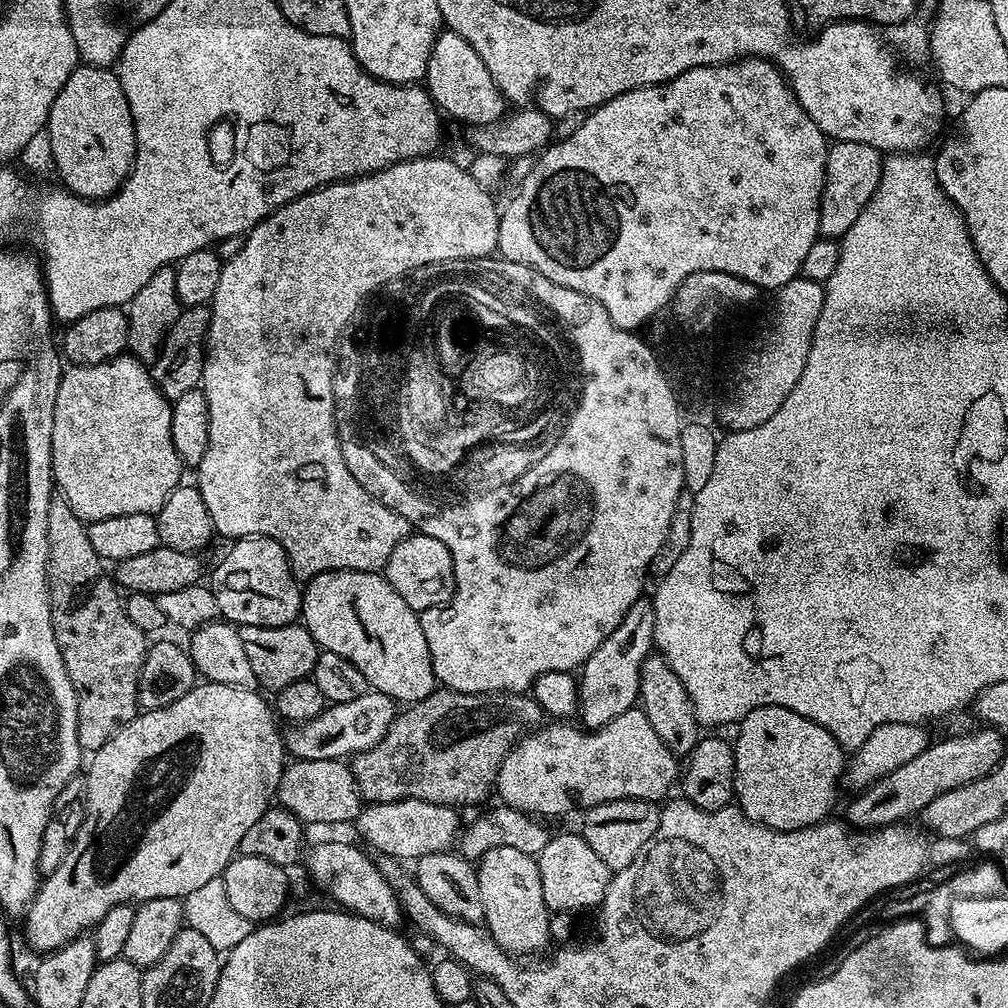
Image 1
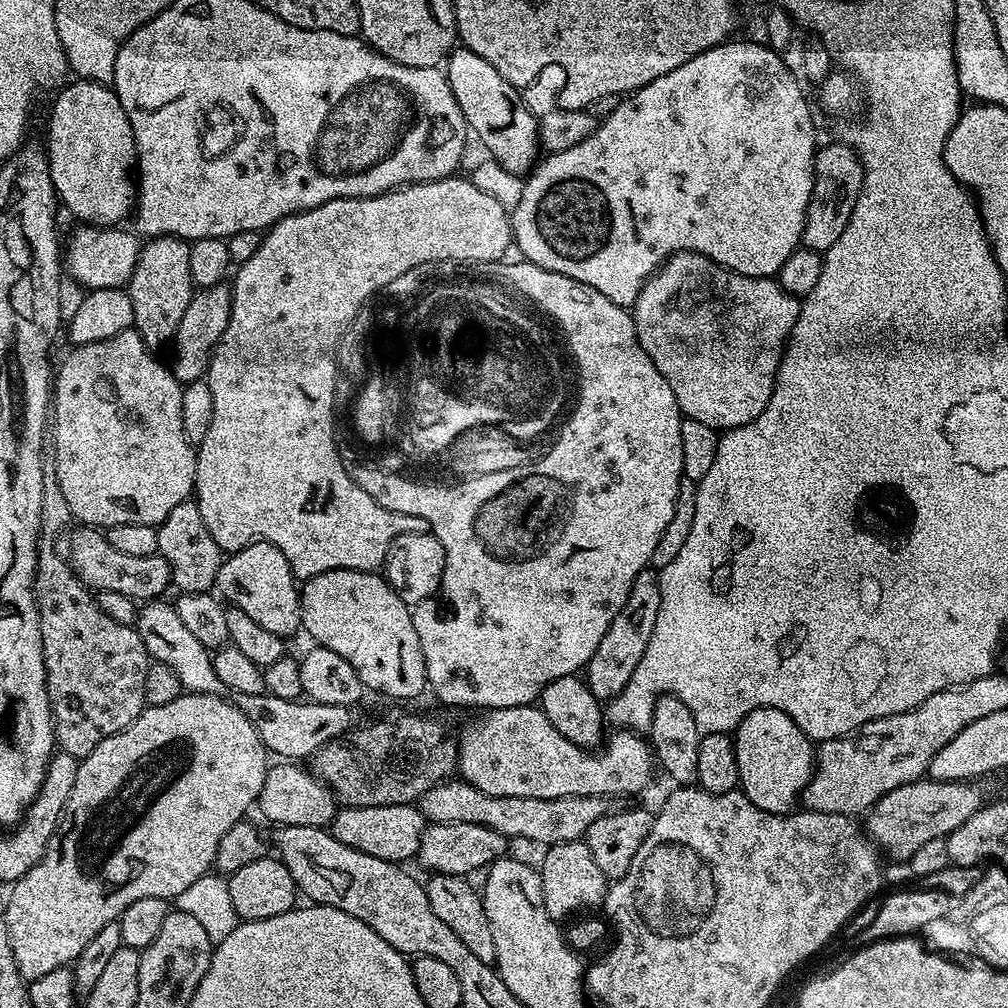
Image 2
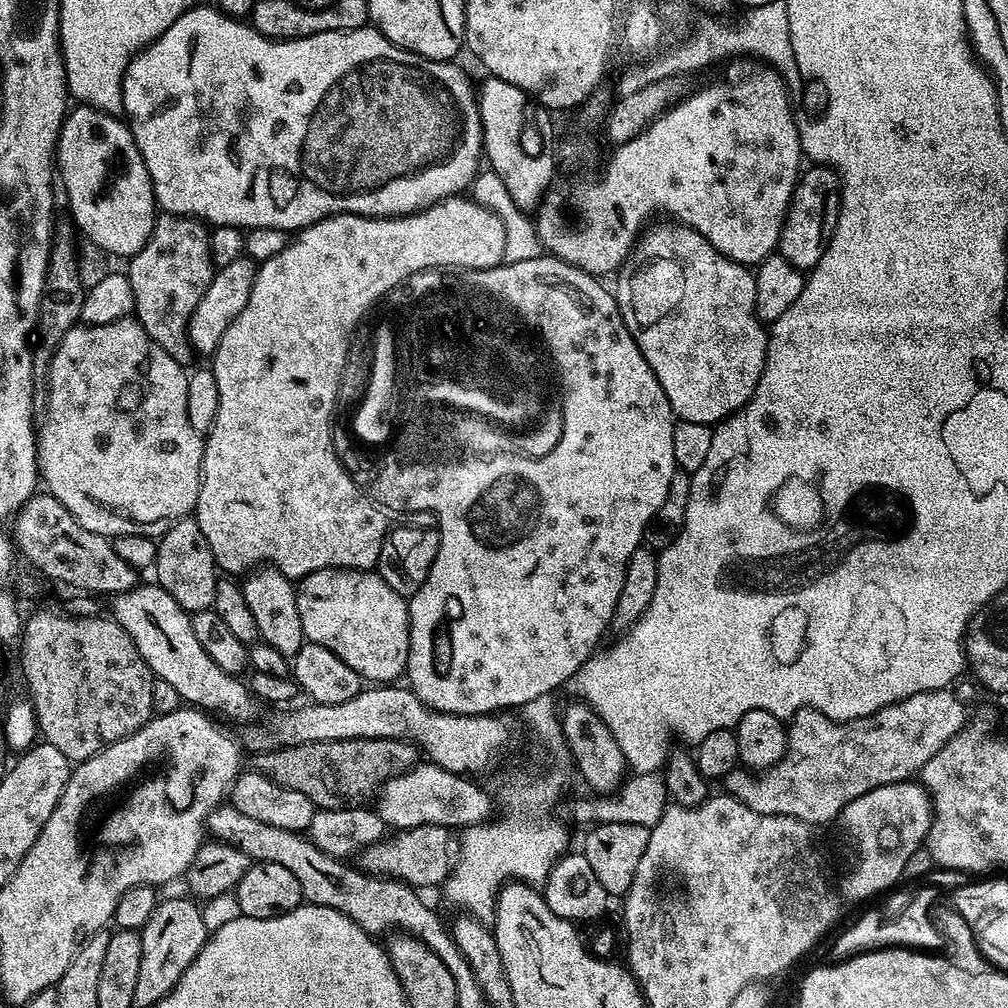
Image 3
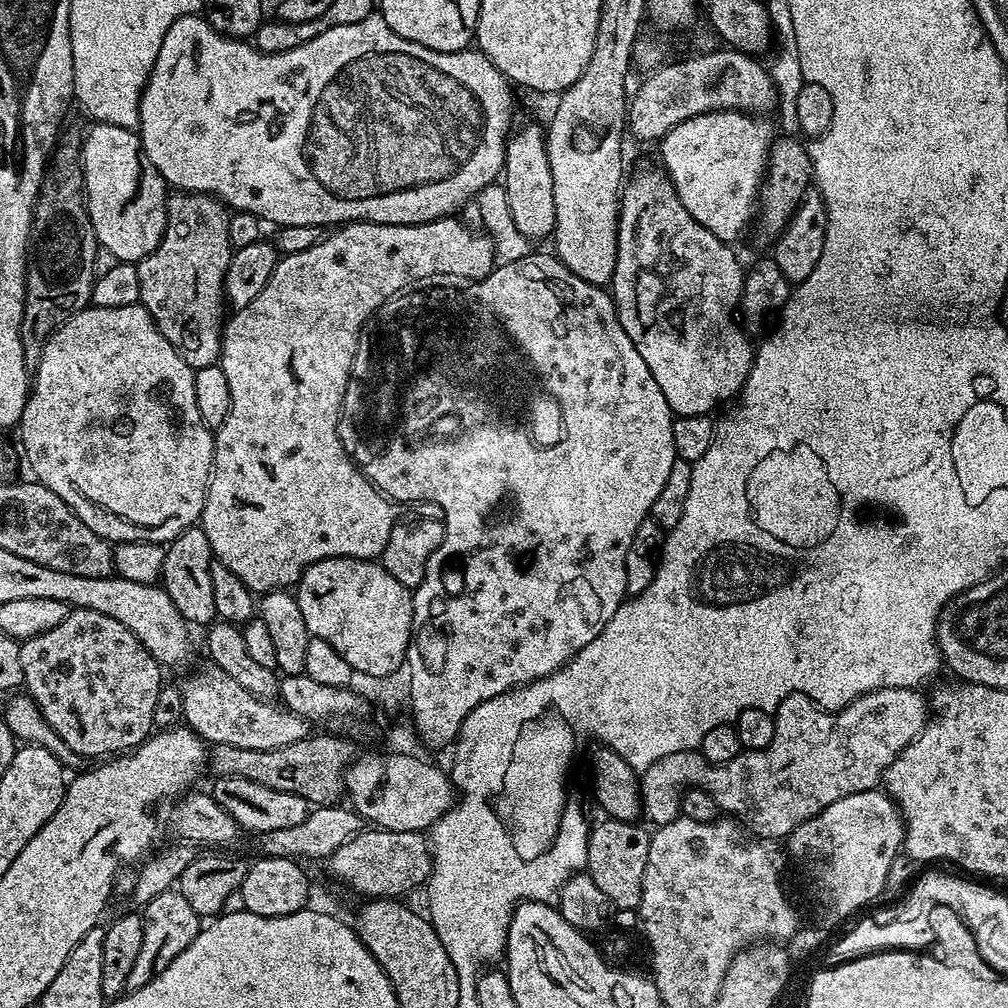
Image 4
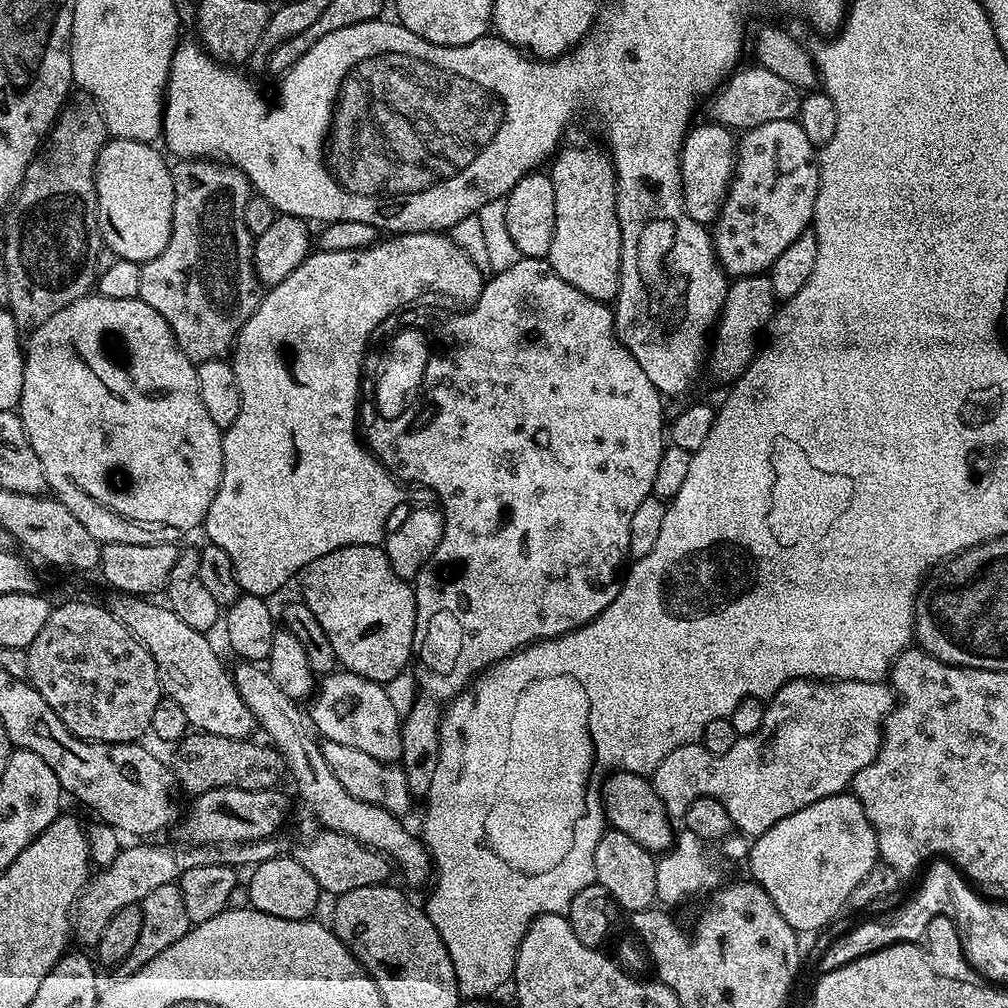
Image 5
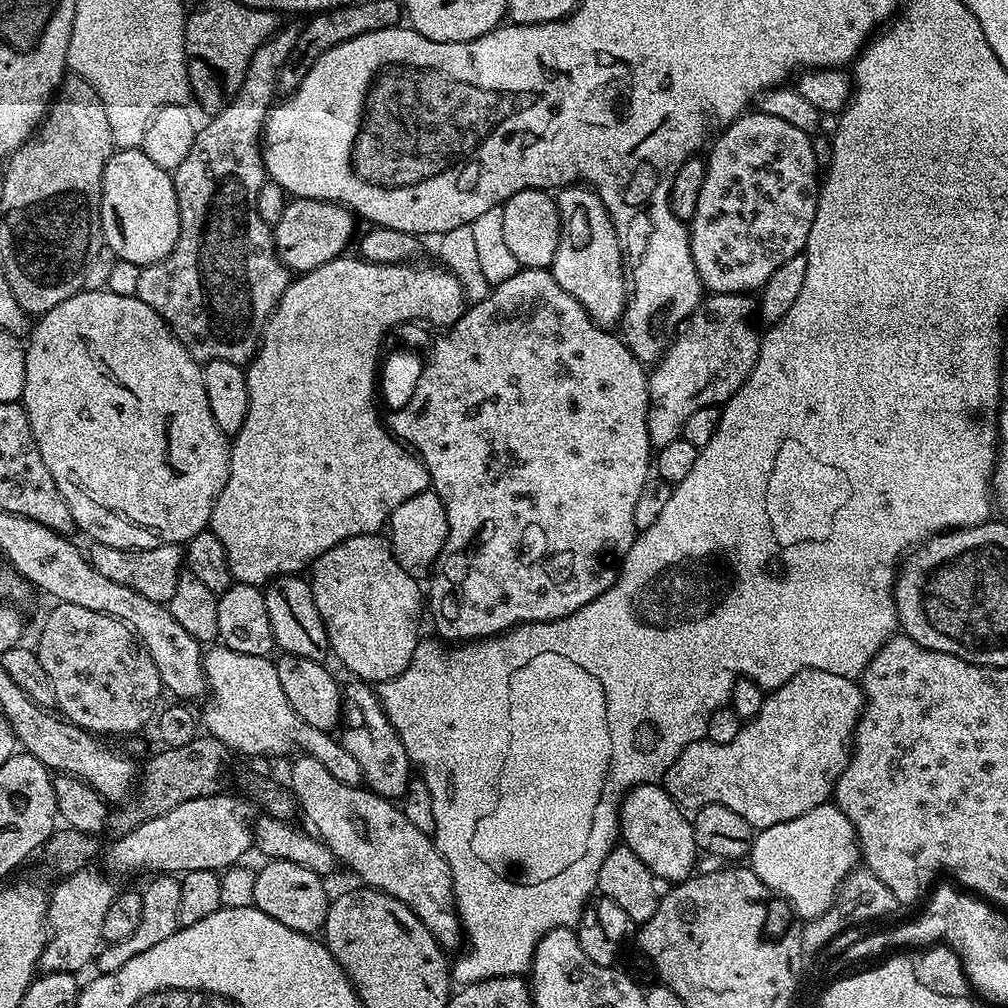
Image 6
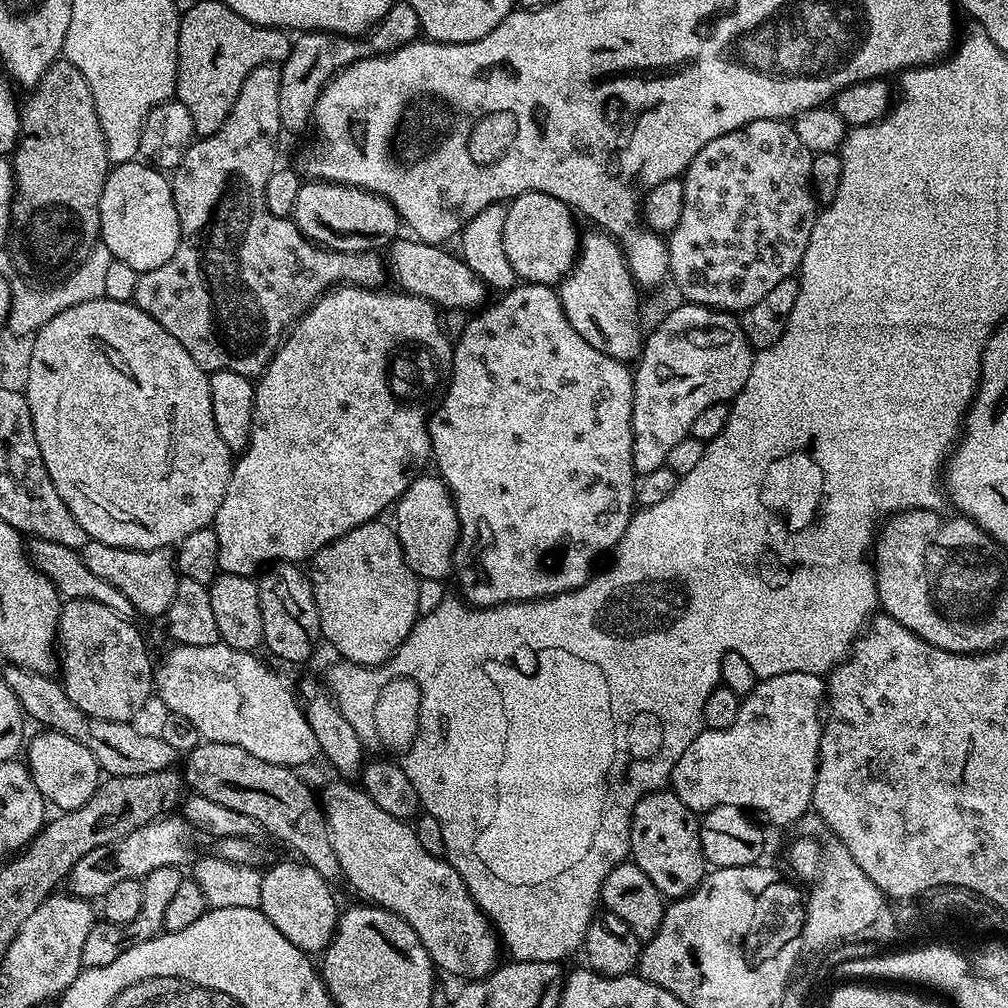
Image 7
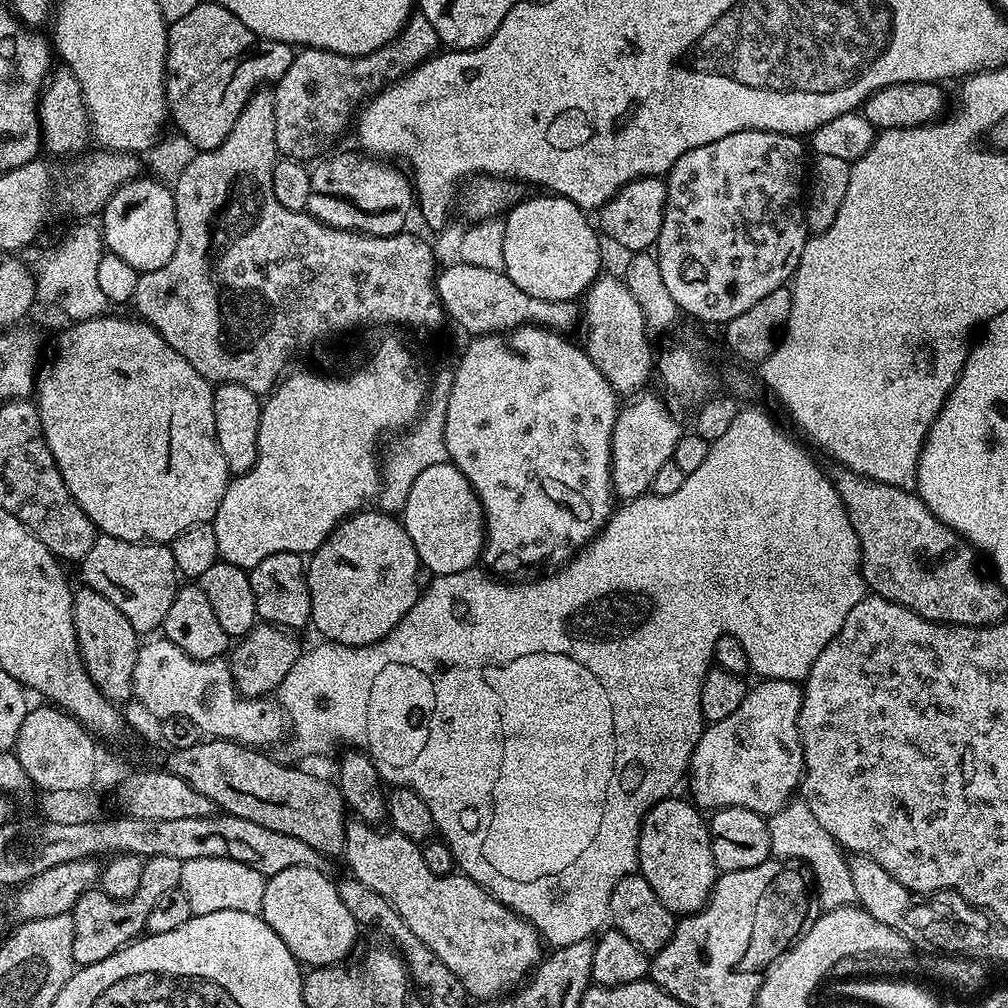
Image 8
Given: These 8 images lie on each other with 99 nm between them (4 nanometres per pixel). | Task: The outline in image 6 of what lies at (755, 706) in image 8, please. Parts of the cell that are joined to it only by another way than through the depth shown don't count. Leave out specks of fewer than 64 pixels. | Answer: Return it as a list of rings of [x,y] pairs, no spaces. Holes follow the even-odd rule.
[[[809,668],[802,670],[791,676],[782,686],[771,689],[765,695],[762,710],[758,710],[758,714],[754,719],[747,721],[741,727],[738,738],[734,738],[734,742],[715,744],[713,740],[705,738],[695,740],[693,744],[686,746],[682,750],[682,754],[678,754],[678,758],[674,758],[670,770],[666,770],[662,787],[668,791],[670,798],[674,798],[674,802],[685,810],[695,810],[702,806],[721,804],[730,810],[734,810],[734,814],[742,814],[742,818],[746,818],[746,822],[750,822],[753,830],[761,830],[772,827],[776,823],[786,822],[788,819],[798,818],[799,815],[810,811],[811,808],[818,807],[819,804],[829,803],[836,786],[836,779],[840,777],[842,770],[848,765],[848,758],[852,752],[852,738],[856,735],[856,724],[860,720],[860,713],[864,711],[864,706],[864,694],[861,685],[853,677],[830,674],[826,670],[810,670]]]

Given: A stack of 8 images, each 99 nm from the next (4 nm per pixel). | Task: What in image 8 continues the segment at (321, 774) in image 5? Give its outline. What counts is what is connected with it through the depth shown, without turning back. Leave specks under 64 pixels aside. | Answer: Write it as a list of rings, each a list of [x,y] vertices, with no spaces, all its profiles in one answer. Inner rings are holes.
[[[353,819],[344,830],[344,847],[342,856],[348,859],[348,868],[353,877],[362,882],[362,886],[370,886],[370,890],[382,894],[402,914],[406,926],[450,966],[450,970],[462,982],[465,993],[477,1002],[494,1000],[524,983],[532,975],[542,959],[542,941],[539,932],[528,920],[521,918],[517,912],[511,912],[501,900],[491,892],[478,886],[469,876],[453,874],[439,876],[426,866],[423,847],[417,841],[406,838],[395,830],[380,832],[379,827],[365,824],[364,821]]]

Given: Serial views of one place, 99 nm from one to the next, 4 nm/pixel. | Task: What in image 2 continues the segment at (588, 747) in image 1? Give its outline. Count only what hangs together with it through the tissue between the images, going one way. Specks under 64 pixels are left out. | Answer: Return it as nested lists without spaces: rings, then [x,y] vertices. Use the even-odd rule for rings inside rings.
[[[523,704],[522,706],[510,706],[509,708],[494,708],[483,713],[481,720],[476,720],[473,724],[468,724],[458,732],[458,747],[456,750],[456,763],[458,765],[459,779],[464,780],[470,786],[482,790],[482,794],[490,794],[498,798],[570,798],[571,796],[632,796],[635,792],[640,792],[652,780],[652,768],[654,769],[654,753],[649,741],[643,735],[629,732],[627,730],[616,730],[605,739],[603,745],[595,750],[585,750],[574,746],[570,738],[562,738],[554,726],[550,726],[550,718],[546,718],[544,711],[538,706]]]

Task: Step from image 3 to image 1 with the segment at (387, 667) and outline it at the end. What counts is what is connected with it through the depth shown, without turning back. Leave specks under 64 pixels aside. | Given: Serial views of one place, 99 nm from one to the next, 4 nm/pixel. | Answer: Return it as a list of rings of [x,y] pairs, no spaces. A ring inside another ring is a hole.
[[[380,572],[318,574],[303,585],[300,616],[304,629],[316,639],[323,651],[338,654],[362,670],[362,678],[366,678],[369,689],[386,694],[404,706],[416,704],[437,691],[438,681],[432,669],[430,646],[426,642],[426,634],[422,634],[418,612],[402,600],[402,595]]]

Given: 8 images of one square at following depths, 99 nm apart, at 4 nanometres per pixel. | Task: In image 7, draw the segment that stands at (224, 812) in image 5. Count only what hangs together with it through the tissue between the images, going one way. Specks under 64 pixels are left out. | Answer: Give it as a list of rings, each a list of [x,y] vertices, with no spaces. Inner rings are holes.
[[[168,814],[161,819],[152,820],[146,826],[134,830],[134,834],[126,834],[126,838],[118,838],[118,842],[98,846],[98,850],[90,850],[86,858],[78,858],[78,862],[68,875],[67,887],[72,887],[69,888],[71,895],[96,902],[106,895],[117,882],[143,881],[144,877],[162,866],[180,868],[184,866],[184,863],[187,865],[193,859],[192,834],[194,834],[194,828],[183,815]]]

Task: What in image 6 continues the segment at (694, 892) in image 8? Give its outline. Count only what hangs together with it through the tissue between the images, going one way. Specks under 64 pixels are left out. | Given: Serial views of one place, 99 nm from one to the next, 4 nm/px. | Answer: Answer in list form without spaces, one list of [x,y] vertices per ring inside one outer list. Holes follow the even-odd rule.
[[[659,783],[635,784],[624,793],[620,802],[620,836],[623,847],[634,850],[657,881],[679,882],[693,875],[698,849],[691,819]]]

